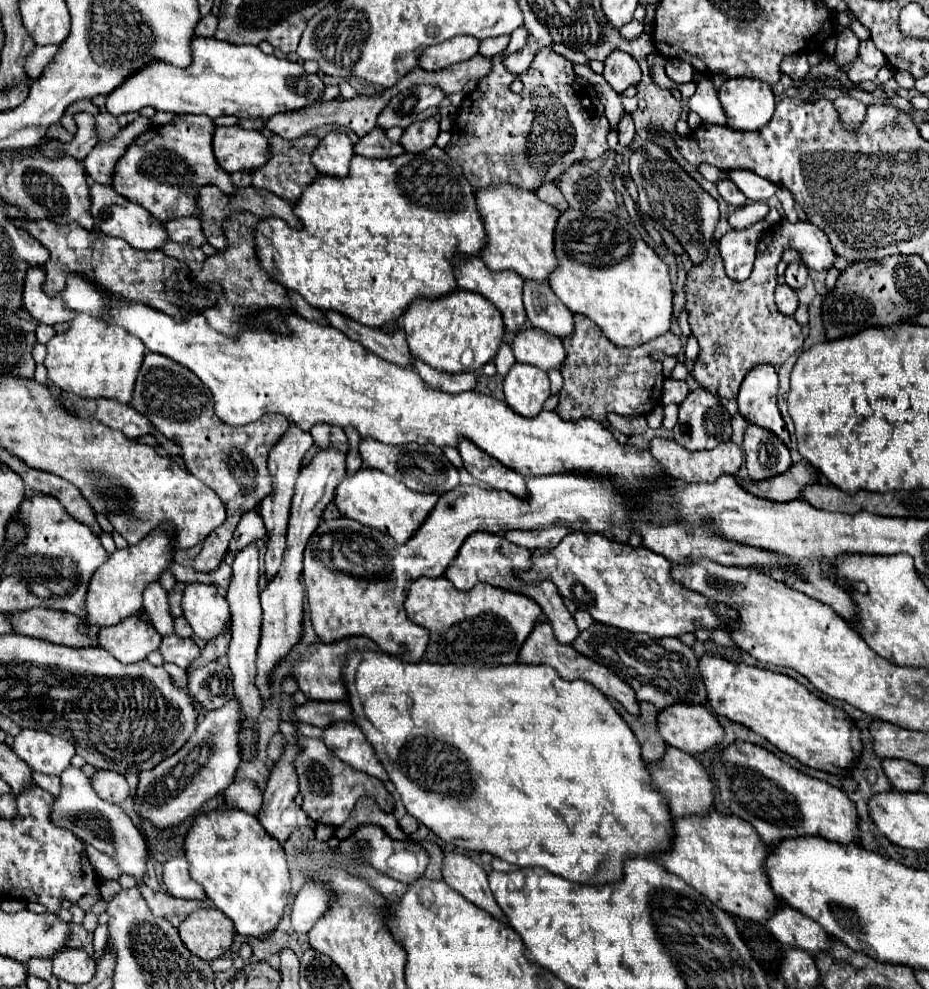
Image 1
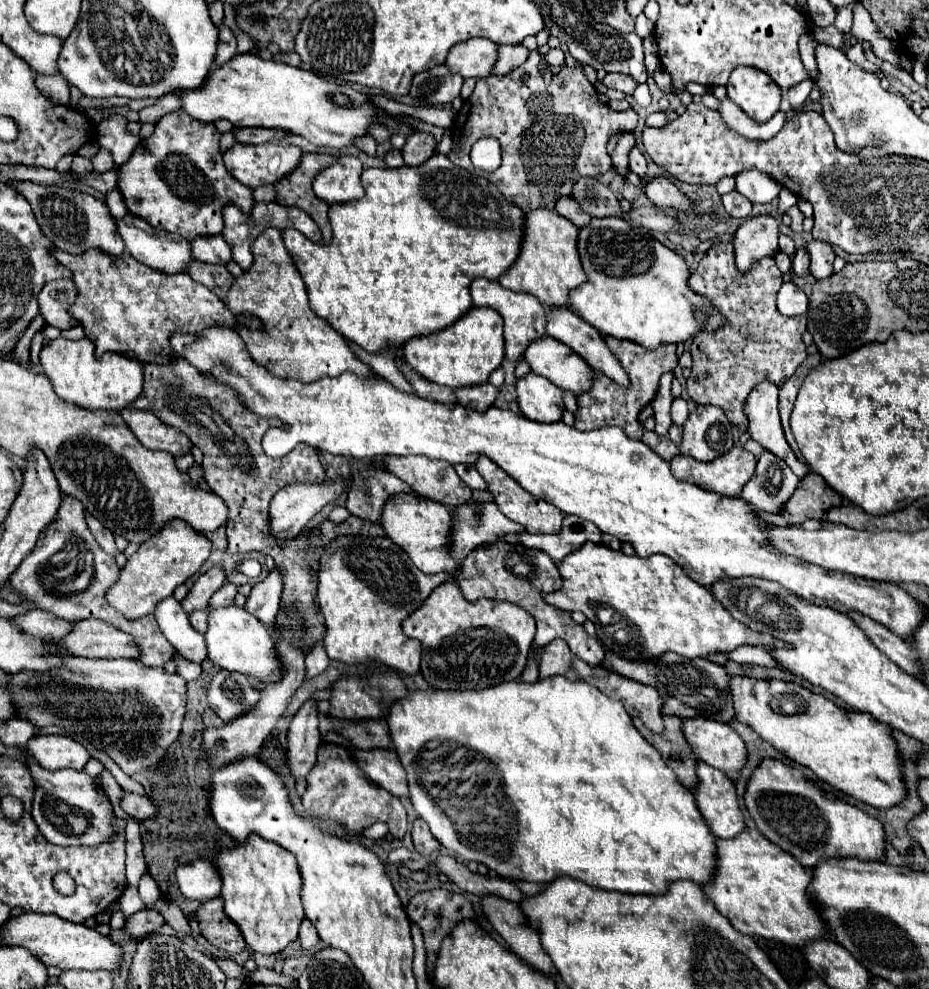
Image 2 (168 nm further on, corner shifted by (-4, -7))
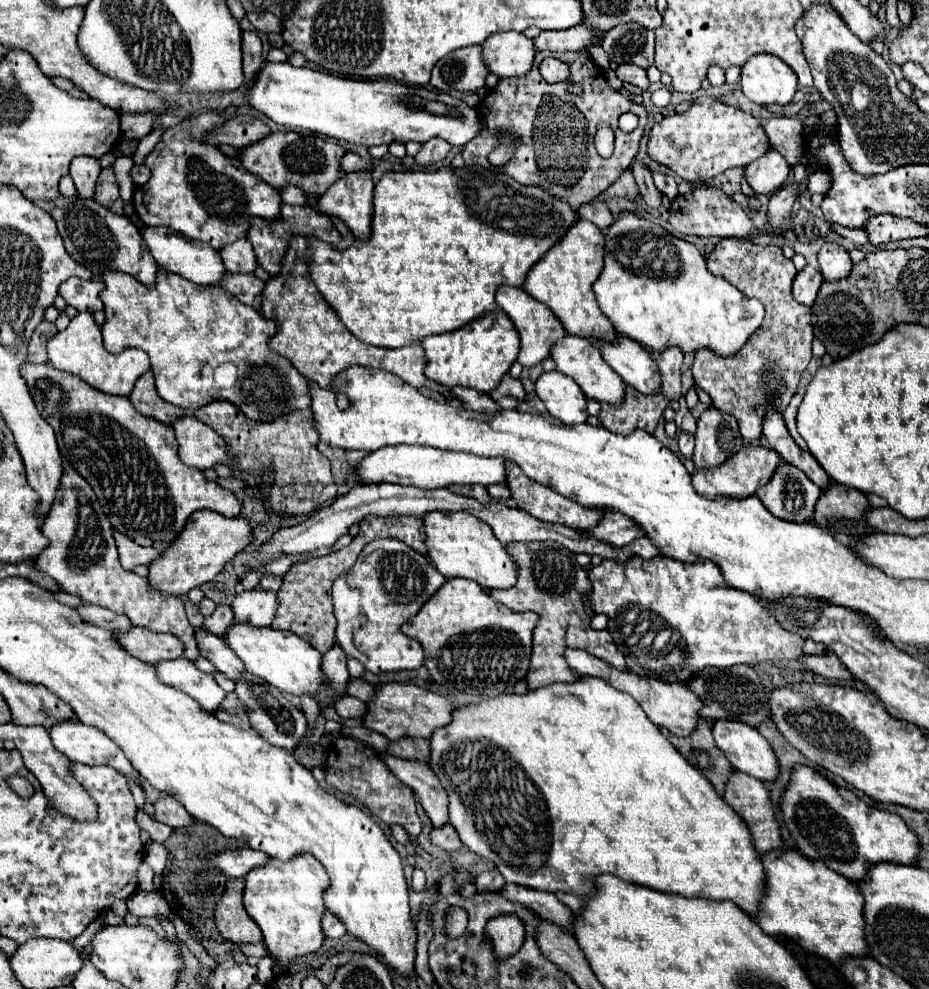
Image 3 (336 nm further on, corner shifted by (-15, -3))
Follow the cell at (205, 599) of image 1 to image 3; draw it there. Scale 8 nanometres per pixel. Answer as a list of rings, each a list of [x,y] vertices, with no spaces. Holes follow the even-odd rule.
[[[234,624],[226,632],[226,644],[236,652],[236,656],[244,662],[250,674],[264,678],[280,692],[294,696],[308,694],[314,700],[318,700],[320,688],[328,684],[328,678],[322,672],[322,654],[316,652],[316,648],[312,648],[308,642],[304,642],[304,638],[292,632],[274,630],[268,626],[254,628],[248,624]]]

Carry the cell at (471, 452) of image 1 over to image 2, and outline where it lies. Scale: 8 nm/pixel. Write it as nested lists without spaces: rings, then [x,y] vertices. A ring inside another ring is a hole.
[[[481,456],[475,464],[477,472],[485,478],[489,492],[493,492],[495,504],[499,506],[499,510],[513,522],[519,522],[521,526],[525,526],[525,530],[529,534],[555,534],[561,528],[561,510],[557,510],[553,504],[545,502],[545,500],[537,500],[535,496],[531,496],[527,490],[523,490],[507,472],[503,472],[497,464],[493,464],[487,456]]]

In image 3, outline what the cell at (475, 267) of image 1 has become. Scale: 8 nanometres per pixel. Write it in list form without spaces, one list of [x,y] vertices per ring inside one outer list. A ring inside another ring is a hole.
[[[500,286],[498,294],[496,294],[496,302],[500,304],[500,308],[510,316],[510,320],[514,322],[518,334],[520,334],[520,354],[518,354],[518,362],[526,368],[540,364],[544,358],[550,356],[552,346],[566,336],[566,330],[562,328],[562,324],[558,322],[558,318],[550,312],[548,306],[544,306],[542,302],[534,300],[526,290],[522,288],[512,288],[512,286]]]

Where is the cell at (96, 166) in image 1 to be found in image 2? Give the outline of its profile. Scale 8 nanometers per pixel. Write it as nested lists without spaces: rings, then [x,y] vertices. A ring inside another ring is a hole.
[[[113,188],[113,190],[109,190],[105,194],[105,204],[107,204],[107,208],[109,208],[109,212],[111,212],[113,218],[123,218],[127,214],[125,212],[125,202],[123,202],[121,192],[117,188]]]

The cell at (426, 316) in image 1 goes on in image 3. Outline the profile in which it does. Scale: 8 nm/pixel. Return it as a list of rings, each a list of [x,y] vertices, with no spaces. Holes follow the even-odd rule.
[[[494,312],[476,318],[460,330],[428,336],[422,340],[422,346],[426,358],[424,374],[430,380],[448,388],[464,386],[488,394],[500,384],[502,376],[508,374],[510,366],[516,362],[520,336],[512,326],[512,320],[504,312]]]

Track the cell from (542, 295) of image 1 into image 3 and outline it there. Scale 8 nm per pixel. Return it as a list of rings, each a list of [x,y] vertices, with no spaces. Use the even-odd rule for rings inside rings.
[[[620,336],[612,342],[596,342],[596,346],[626,384],[644,394],[656,394],[656,390],[660,390],[660,370],[642,344]]]

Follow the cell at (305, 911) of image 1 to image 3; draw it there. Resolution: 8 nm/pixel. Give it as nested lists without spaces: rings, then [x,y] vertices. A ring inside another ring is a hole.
[[[326,912],[322,918],[322,926],[328,938],[342,938],[346,934],[344,930],[344,922],[340,922],[338,918],[334,918],[334,914]]]

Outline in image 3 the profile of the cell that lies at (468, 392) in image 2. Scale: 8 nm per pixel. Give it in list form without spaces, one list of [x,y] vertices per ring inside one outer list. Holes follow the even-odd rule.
[[[506,374],[502,378],[502,382],[498,384],[498,388],[492,390],[492,398],[502,408],[508,408],[508,410],[516,410],[518,404],[524,400],[524,396],[526,396],[526,390],[524,390],[522,382],[518,378],[512,378],[510,374]]]

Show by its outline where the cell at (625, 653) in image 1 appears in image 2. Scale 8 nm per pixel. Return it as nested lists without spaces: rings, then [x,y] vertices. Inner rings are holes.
[[[607,650],[603,666],[629,680],[653,686],[663,698],[663,710],[661,710],[663,714],[673,714],[683,720],[701,716],[717,722],[729,722],[735,716],[729,692],[729,674],[725,672],[723,666],[709,662],[707,658],[689,660],[677,654],[661,654],[661,658],[655,660],[625,660],[621,654]]]

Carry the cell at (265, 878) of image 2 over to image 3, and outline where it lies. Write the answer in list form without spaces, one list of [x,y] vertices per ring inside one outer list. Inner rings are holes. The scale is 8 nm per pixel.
[[[302,854],[296,856],[288,862],[280,862],[276,858],[270,858],[270,862],[266,866],[254,868],[250,874],[246,874],[246,890],[244,890],[244,906],[246,912],[250,914],[250,918],[260,926],[262,934],[264,934],[264,942],[270,950],[270,954],[280,962],[280,972],[288,972],[292,960],[296,960],[298,956],[304,954],[314,954],[320,950],[322,942],[324,942],[324,930],[320,926],[322,916],[326,912],[324,906],[324,890],[328,888],[328,874],[324,870],[324,866],[312,856],[312,854]]]

